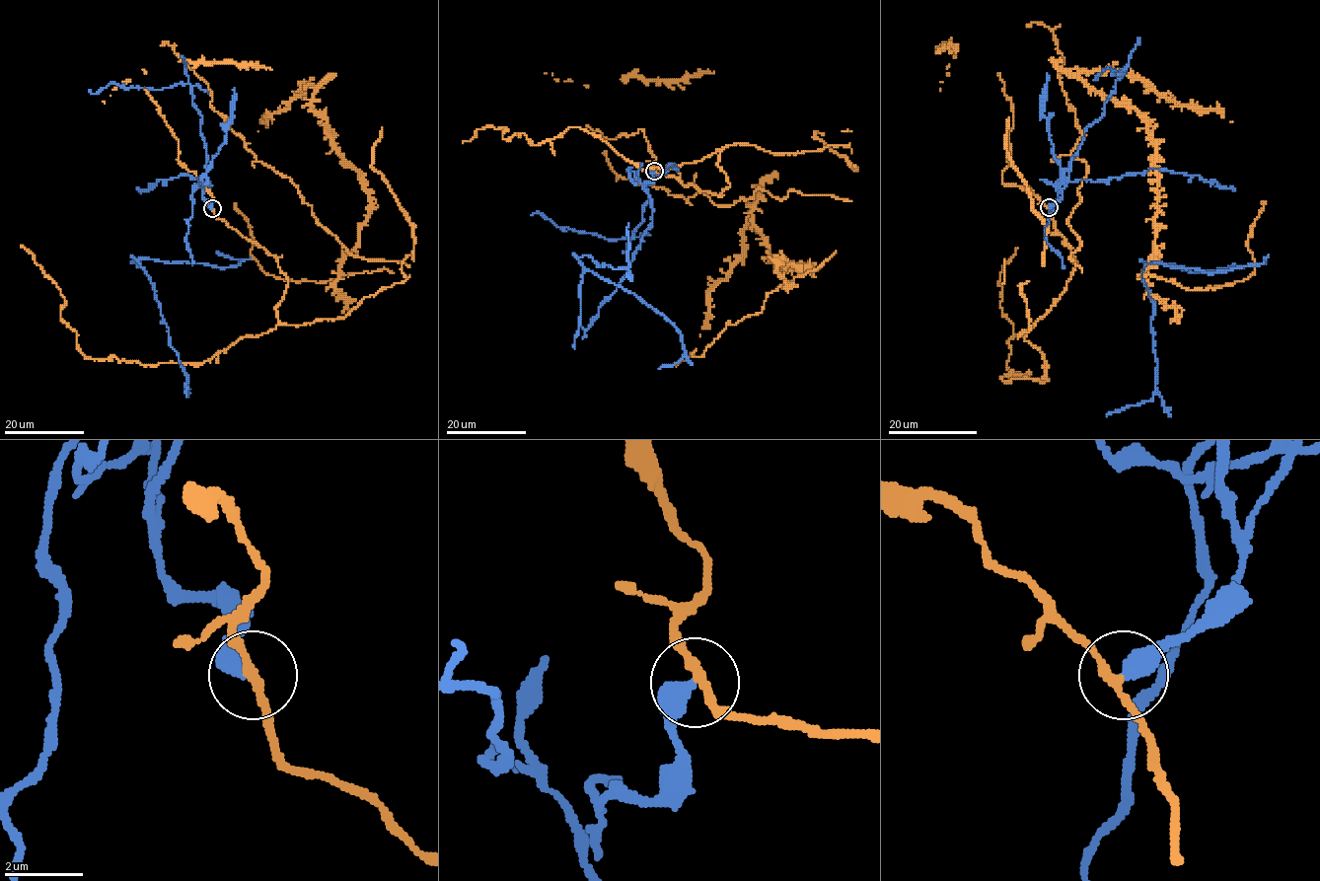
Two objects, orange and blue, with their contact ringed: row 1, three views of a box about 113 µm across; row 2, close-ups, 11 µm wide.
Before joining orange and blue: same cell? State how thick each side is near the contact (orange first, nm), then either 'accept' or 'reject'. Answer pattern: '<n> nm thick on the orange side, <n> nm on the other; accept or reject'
200 nm thick on the orange side, 440 nm on the other; reject

